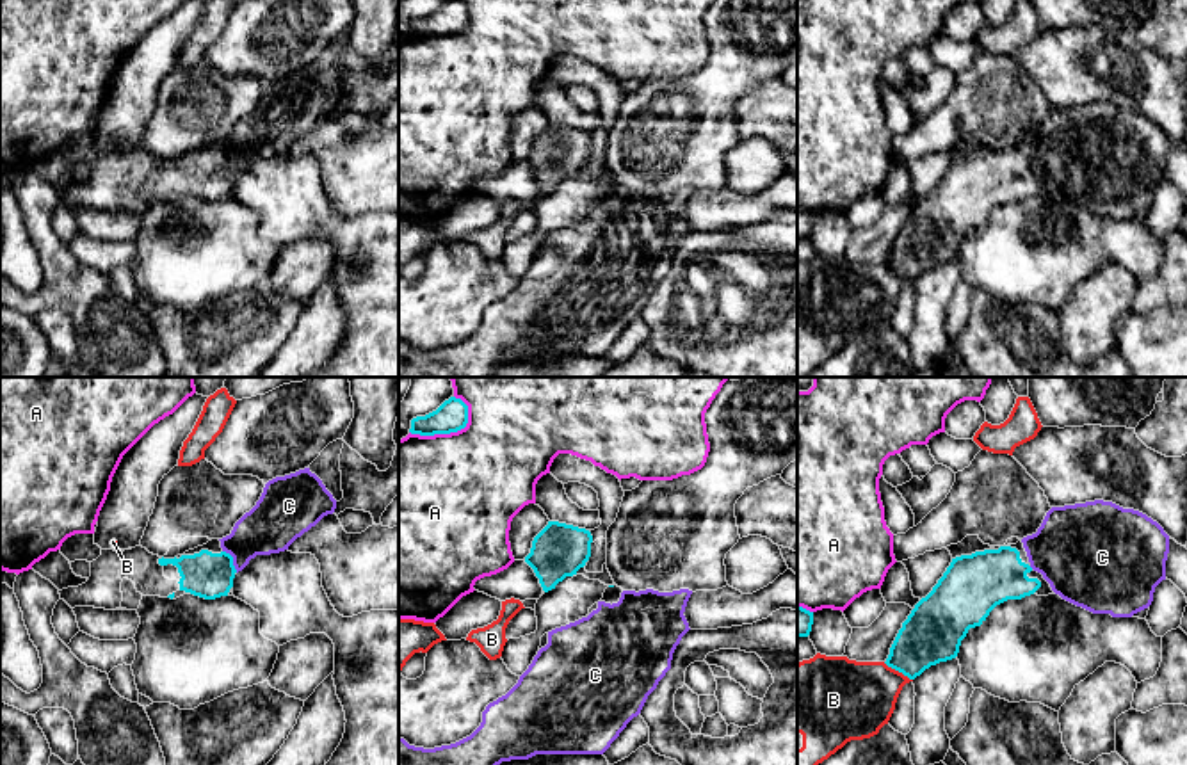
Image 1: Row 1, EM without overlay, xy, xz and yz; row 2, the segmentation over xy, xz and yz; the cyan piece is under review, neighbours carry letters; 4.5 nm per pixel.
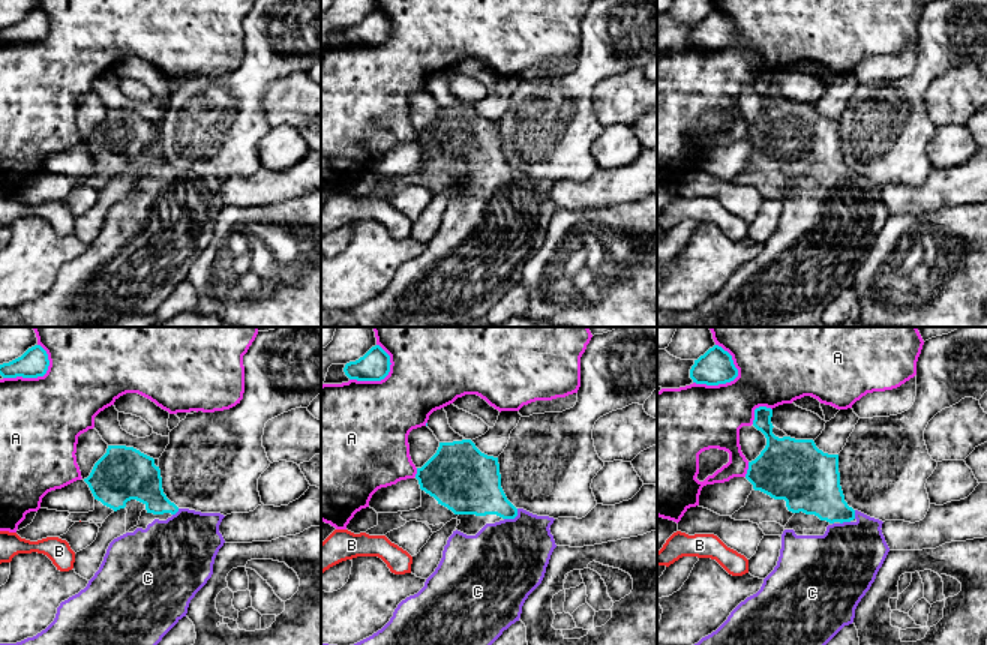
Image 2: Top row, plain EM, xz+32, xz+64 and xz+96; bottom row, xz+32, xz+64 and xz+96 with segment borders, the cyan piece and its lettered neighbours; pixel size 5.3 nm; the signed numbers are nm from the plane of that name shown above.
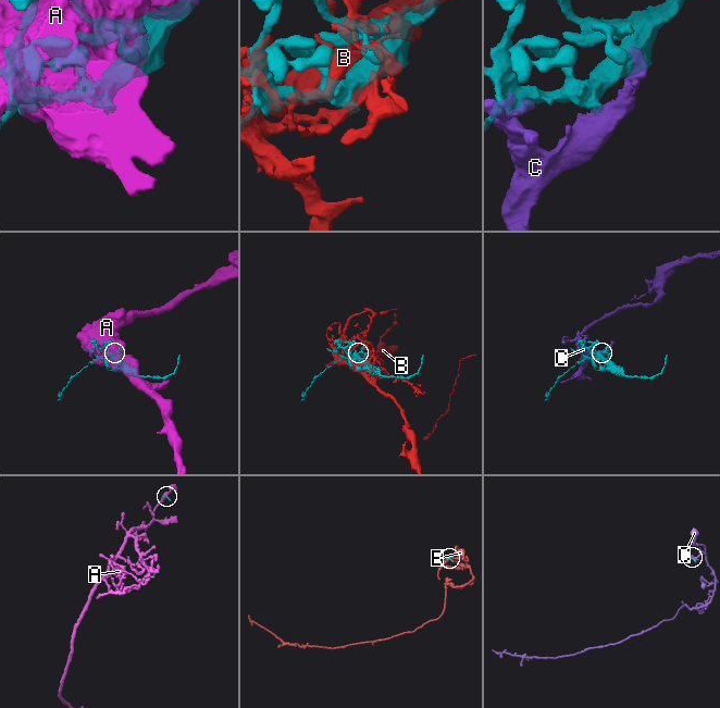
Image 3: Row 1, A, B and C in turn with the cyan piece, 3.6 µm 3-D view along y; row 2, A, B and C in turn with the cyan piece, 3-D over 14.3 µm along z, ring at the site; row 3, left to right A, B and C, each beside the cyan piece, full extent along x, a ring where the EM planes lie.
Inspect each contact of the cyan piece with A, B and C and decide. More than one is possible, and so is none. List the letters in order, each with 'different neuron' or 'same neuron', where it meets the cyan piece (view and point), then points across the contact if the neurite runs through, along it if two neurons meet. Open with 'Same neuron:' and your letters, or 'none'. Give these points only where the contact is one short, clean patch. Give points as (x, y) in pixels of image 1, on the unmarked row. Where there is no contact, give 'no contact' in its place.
Same neuron: C
A: different neuron | xz (447, 34)
B: different neuron | yz (897, 271)
C: same neuron | xy (232, 162) | across xy (209, 177), (232, 162), (273, 125)

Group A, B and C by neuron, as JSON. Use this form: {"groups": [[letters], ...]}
{"groups": [["A"], ["B"], ["C"]]}

